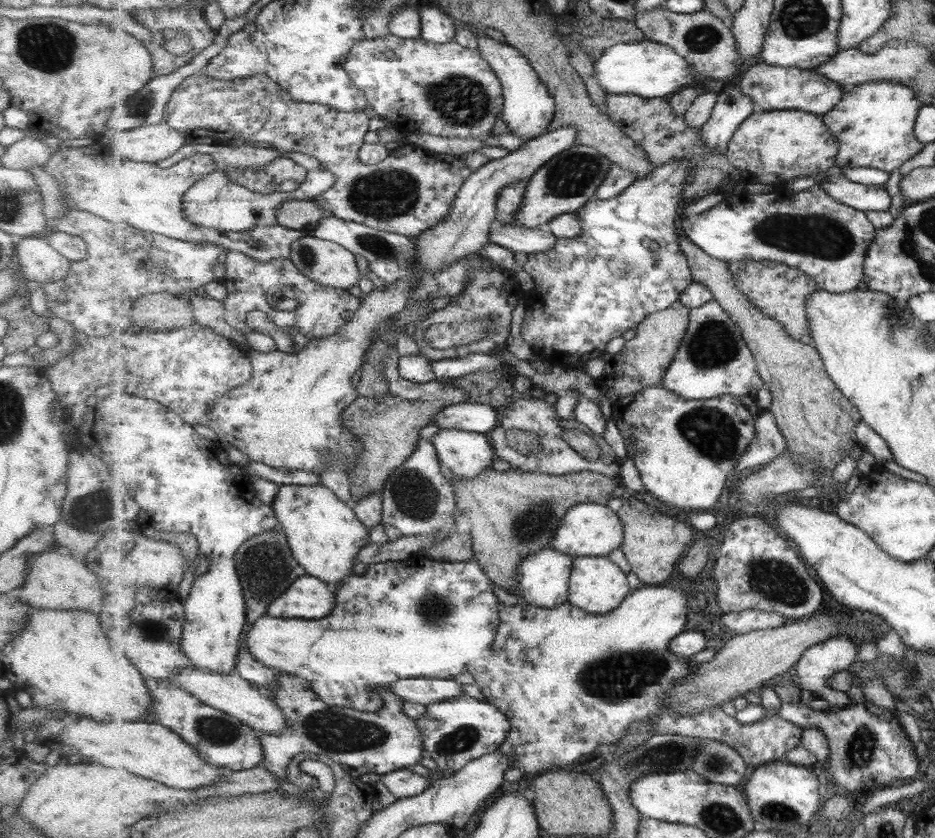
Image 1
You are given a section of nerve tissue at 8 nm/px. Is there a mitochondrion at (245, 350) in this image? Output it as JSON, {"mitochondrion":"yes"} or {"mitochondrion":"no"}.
{"mitochondrion":"no"}

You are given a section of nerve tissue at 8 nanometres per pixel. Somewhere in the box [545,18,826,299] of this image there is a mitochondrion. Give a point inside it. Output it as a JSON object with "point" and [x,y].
{"point":[700,38]}

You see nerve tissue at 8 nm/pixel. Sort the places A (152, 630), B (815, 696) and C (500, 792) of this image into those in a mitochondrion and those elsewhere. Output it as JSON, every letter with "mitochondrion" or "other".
{"A":"mitochondrion","B":"other","C":"other"}

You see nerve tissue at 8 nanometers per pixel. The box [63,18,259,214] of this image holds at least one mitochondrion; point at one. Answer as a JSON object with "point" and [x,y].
{"point":[138,107]}

